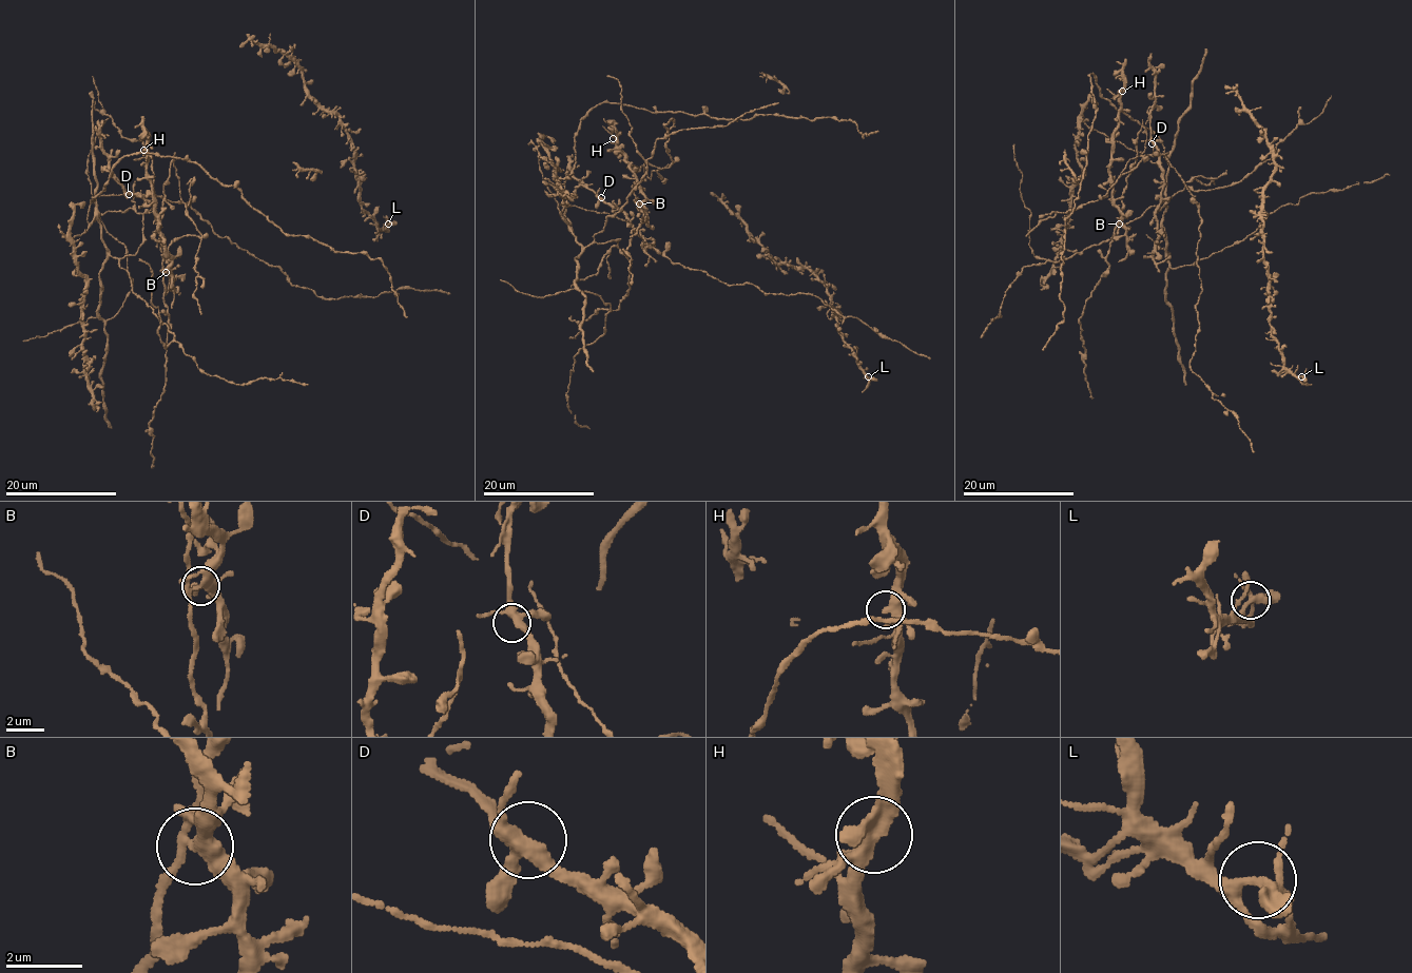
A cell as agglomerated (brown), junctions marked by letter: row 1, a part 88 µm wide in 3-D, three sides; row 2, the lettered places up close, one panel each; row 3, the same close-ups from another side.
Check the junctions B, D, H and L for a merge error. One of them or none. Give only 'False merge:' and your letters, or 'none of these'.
False merge: B

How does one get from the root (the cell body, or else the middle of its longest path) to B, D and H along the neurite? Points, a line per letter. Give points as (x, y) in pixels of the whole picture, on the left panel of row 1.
B: (187, 203), (152, 195), (91, 201), (86, 221), (99, 220), (103, 244), (132, 290), (167, 314), (166, 272)
D: (187, 203), (152, 195), (126, 195), (122, 190), (129, 194)
H: (187, 203), (103, 195), (88, 212), (135, 293), (167, 314), (171, 255), (143, 150)

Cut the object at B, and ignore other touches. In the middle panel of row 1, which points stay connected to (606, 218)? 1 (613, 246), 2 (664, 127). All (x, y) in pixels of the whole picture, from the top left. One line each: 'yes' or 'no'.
1: yes
2: no

